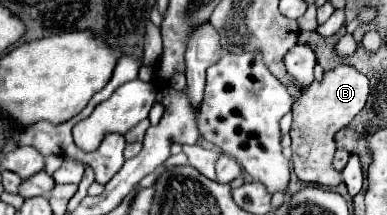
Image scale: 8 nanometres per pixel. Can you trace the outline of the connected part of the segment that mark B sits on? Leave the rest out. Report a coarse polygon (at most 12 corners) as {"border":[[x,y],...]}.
{"border":[[350,65],[296,99],[290,127],[300,181],[332,189],[334,135],[364,109],[368,77]]}

